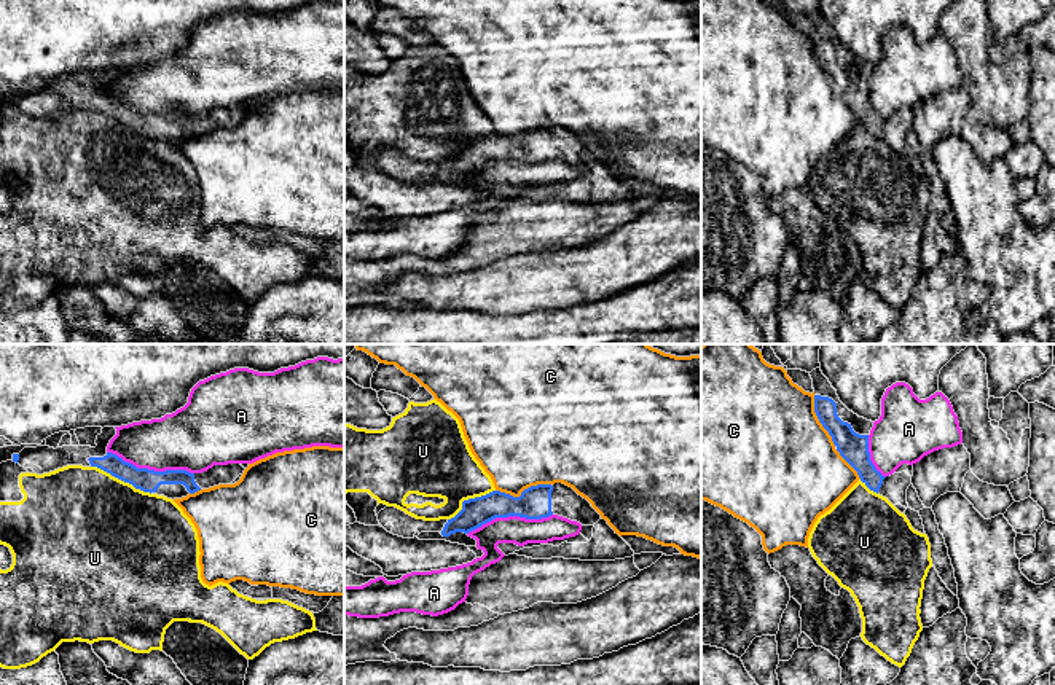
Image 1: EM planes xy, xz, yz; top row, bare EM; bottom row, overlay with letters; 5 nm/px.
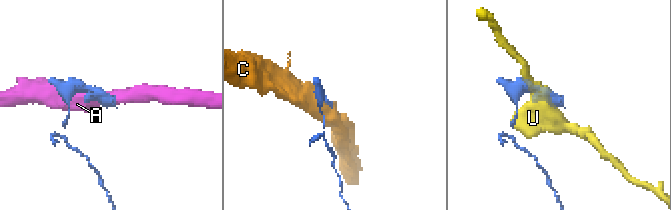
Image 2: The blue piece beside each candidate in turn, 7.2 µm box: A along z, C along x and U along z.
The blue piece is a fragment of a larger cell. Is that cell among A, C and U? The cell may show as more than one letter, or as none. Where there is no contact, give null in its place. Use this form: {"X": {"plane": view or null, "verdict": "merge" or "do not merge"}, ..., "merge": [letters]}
{"A": {"plane": "xy", "verdict": "do not merge"}, "C": {"plane": "xz", "verdict": "do not merge"}, "U": {"plane": "xy", "verdict": "do not merge"}, "merge": []}

